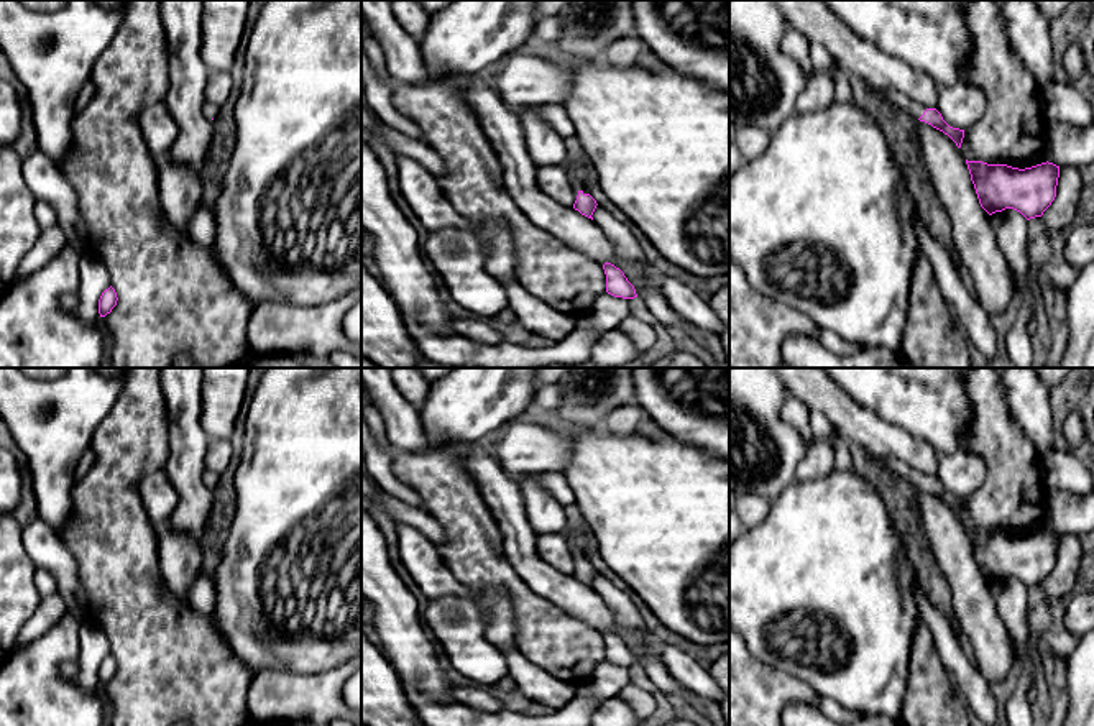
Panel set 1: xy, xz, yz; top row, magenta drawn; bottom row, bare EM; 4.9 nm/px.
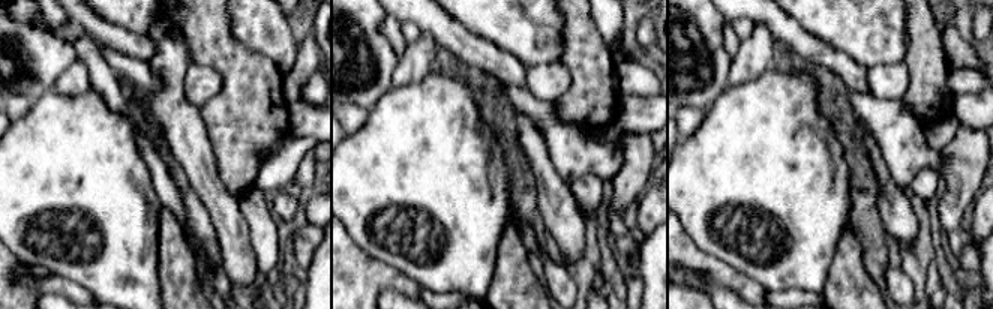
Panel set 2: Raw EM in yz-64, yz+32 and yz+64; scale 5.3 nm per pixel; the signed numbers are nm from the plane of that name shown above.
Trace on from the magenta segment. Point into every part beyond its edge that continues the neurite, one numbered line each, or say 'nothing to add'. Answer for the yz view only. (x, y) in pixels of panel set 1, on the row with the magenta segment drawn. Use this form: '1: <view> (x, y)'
1: yz (897, 99)

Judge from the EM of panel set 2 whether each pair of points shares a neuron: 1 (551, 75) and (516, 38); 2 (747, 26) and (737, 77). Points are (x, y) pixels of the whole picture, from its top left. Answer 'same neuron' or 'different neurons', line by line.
1: different neurons
2: different neurons

